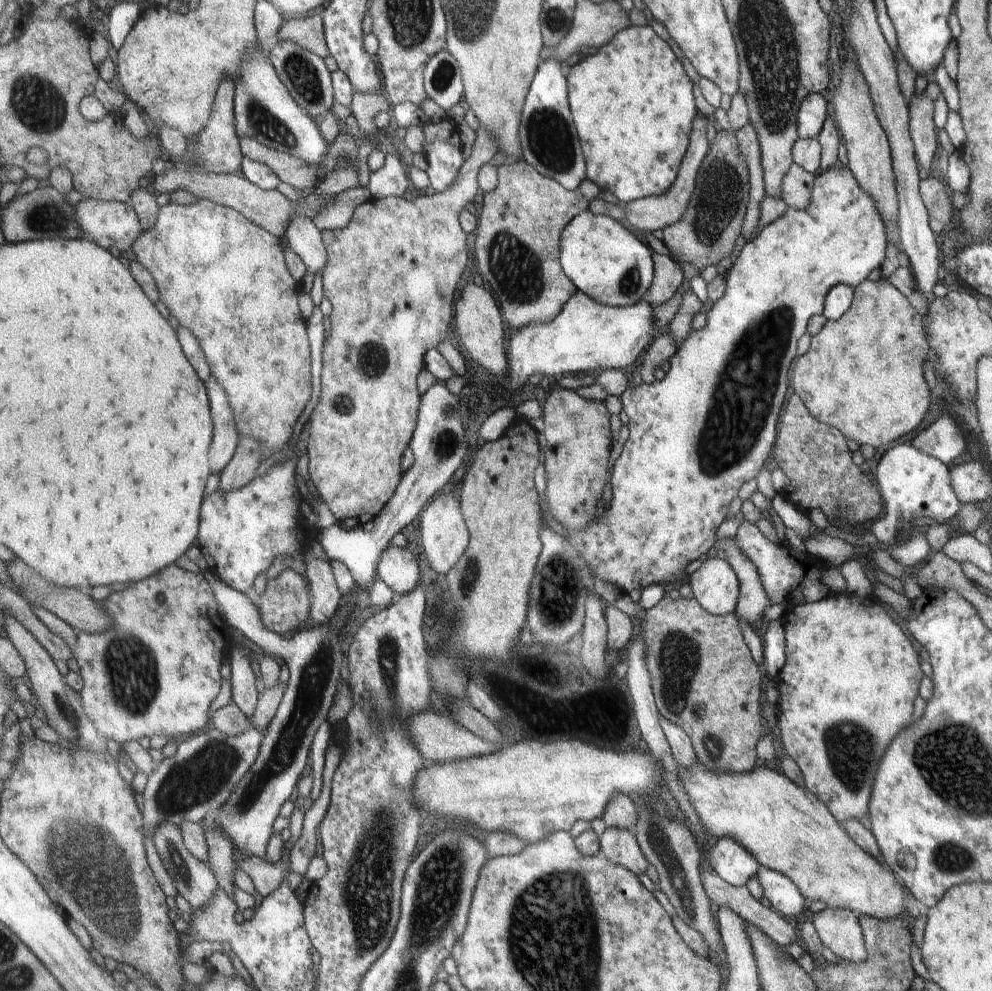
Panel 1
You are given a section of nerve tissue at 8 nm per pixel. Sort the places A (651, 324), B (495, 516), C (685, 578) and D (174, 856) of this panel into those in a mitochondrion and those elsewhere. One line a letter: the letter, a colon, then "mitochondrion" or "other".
A: other
B: other
C: other
D: mitochondrion

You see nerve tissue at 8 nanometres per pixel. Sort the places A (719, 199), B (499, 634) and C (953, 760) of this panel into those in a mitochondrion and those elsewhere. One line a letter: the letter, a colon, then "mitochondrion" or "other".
A: mitochondrion
B: other
C: mitochondrion

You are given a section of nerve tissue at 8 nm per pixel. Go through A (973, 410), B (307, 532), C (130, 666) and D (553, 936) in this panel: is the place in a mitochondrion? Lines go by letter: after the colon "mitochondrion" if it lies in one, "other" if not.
A: other
B: other
C: mitochondrion
D: mitochondrion

